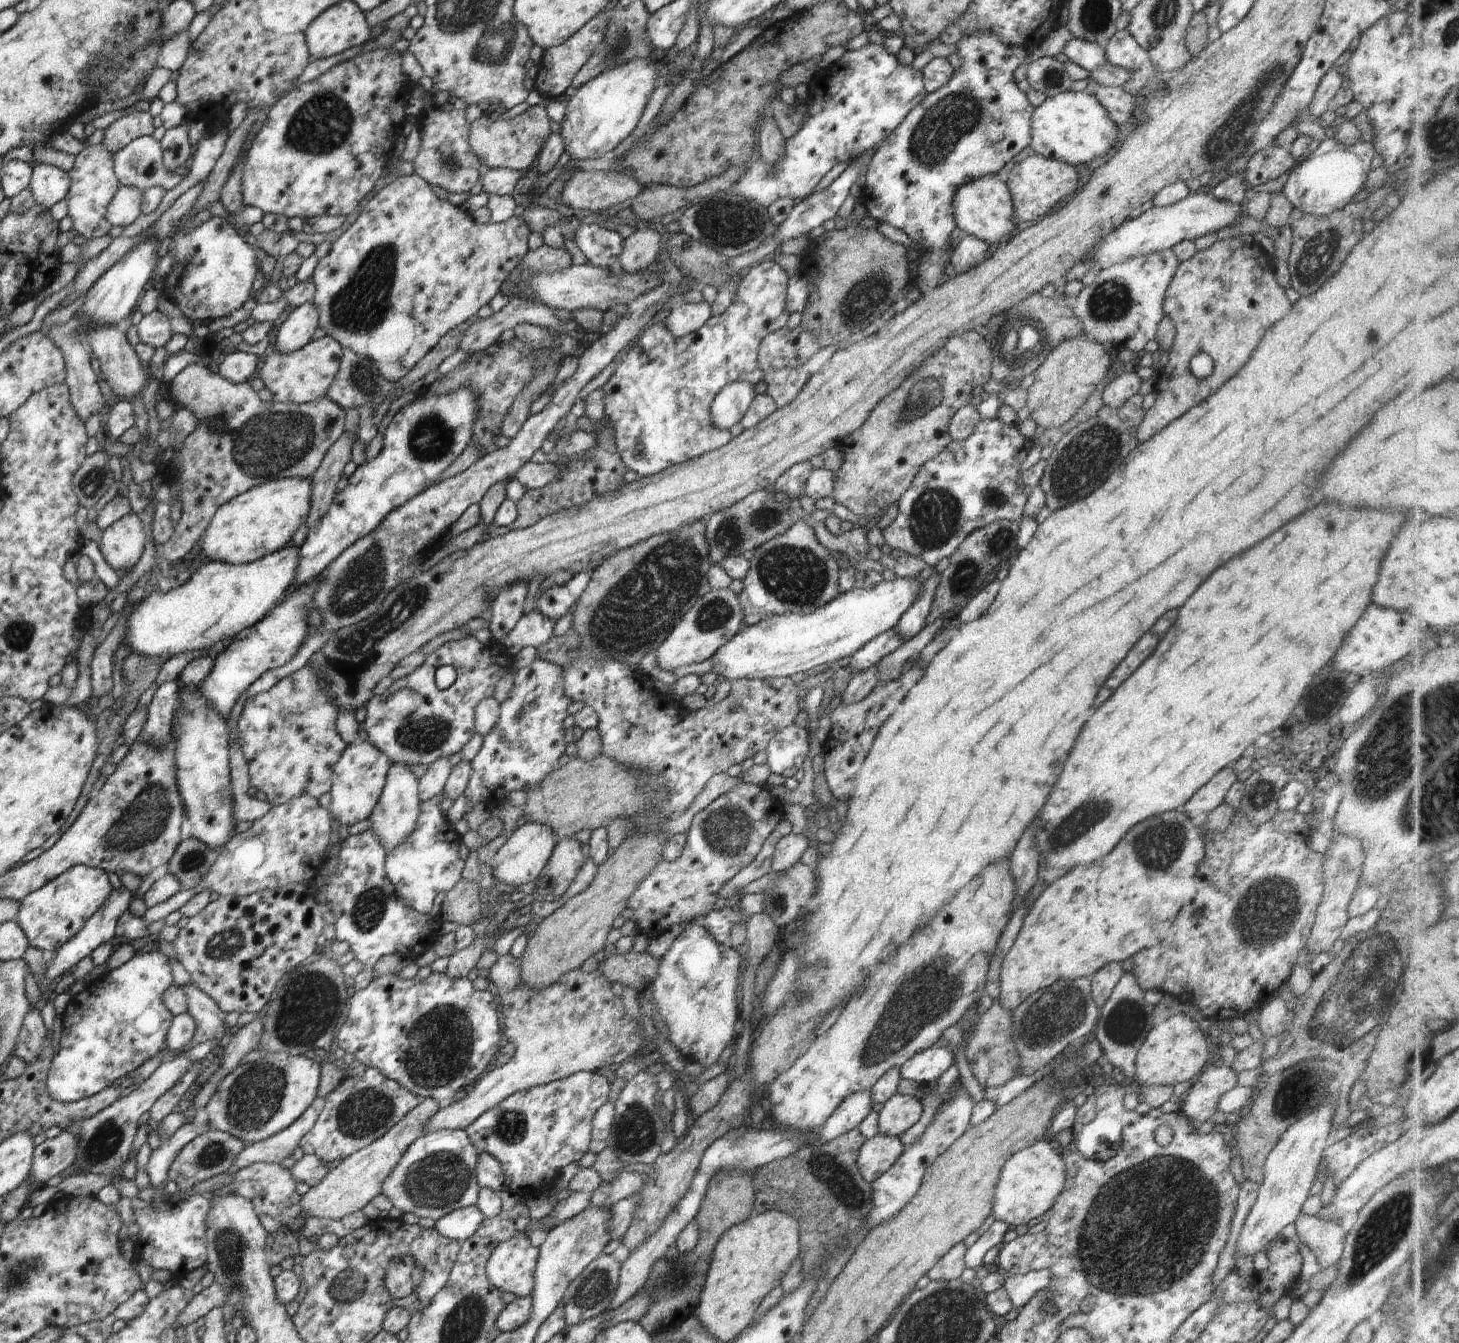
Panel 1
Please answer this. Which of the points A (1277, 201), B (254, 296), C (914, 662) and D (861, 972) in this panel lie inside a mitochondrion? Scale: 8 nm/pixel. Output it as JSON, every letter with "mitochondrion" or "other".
{"A":"other","B":"other","C":"other","D":"mitochondrion"}

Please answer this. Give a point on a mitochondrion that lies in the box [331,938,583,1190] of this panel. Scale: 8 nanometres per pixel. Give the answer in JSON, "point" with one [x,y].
{"point":[439,1048]}

